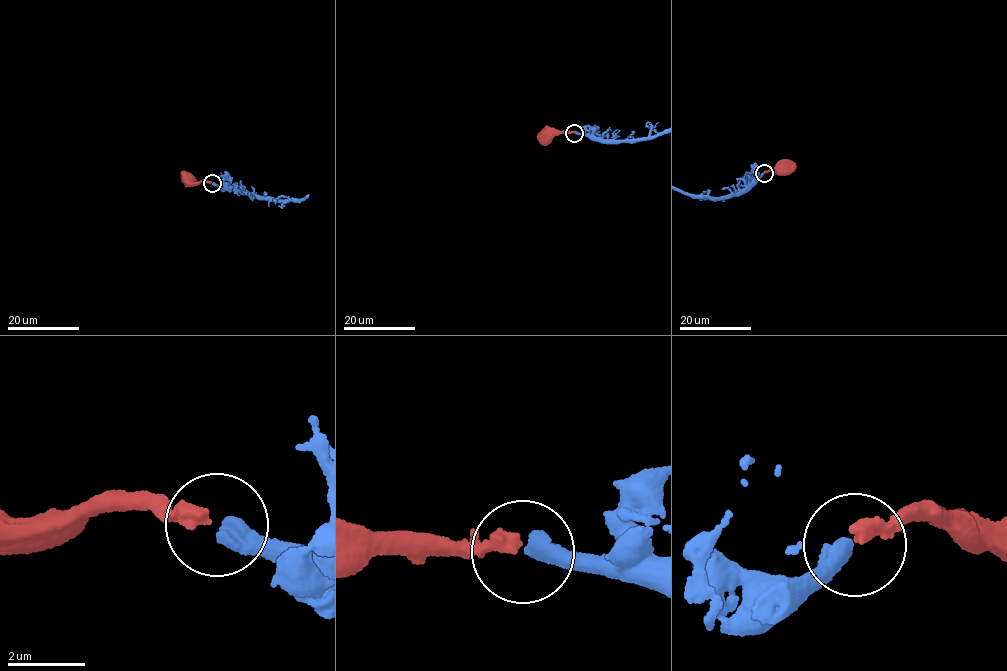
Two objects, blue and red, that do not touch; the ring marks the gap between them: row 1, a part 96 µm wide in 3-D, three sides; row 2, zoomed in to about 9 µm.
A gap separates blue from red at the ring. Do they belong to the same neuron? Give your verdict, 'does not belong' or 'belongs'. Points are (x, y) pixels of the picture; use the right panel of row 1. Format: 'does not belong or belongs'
belongs

